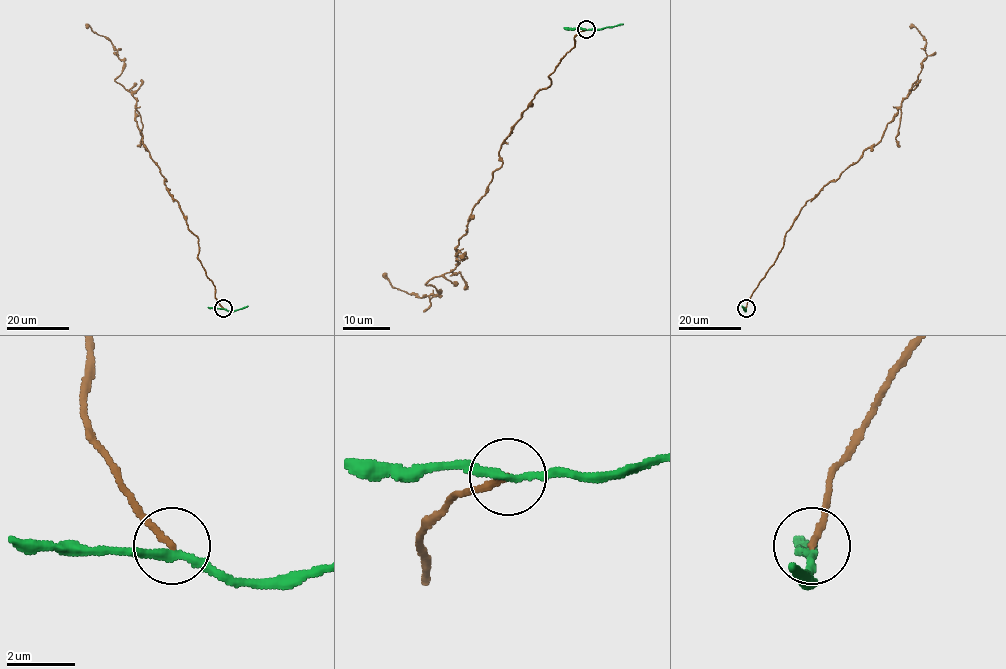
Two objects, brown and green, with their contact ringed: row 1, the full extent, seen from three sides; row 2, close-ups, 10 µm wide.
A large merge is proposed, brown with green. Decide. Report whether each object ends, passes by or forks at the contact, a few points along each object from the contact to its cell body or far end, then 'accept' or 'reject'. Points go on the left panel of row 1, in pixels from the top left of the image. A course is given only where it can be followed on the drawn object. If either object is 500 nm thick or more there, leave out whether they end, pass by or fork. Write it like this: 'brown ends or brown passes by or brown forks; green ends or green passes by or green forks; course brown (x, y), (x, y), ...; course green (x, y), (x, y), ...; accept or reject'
brown ends; green passes by; course brown (223, 308), (198, 258), (198, 238), (143, 144), (136, 99), (115, 79), (124, 62), (110, 41), (85, 27); course green (223, 308), (235, 311), (248, 305); reject

